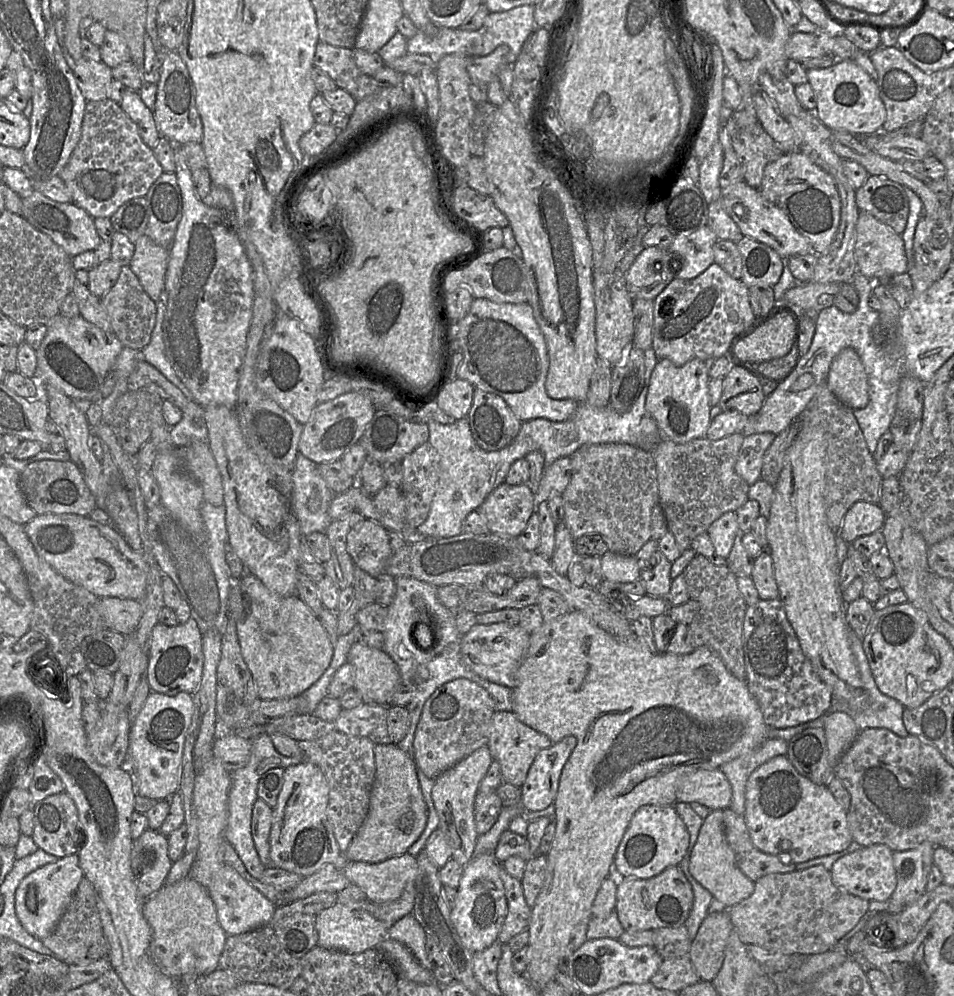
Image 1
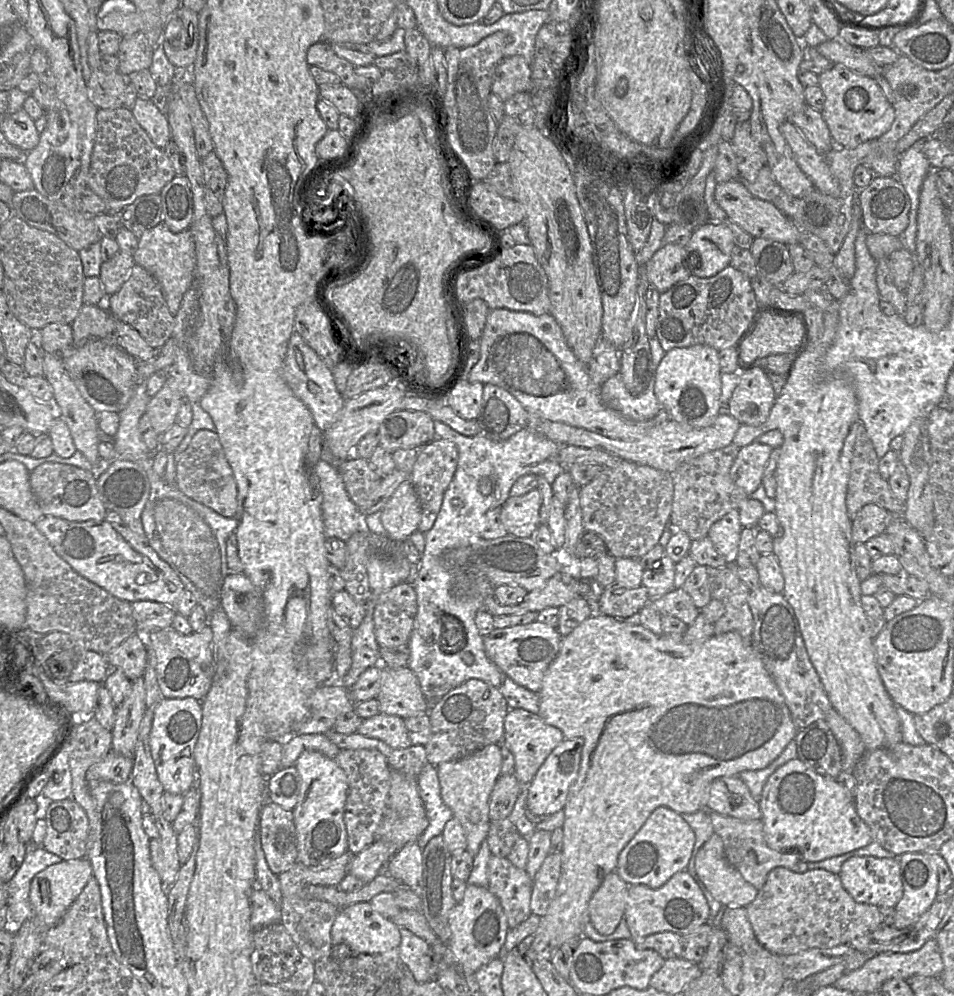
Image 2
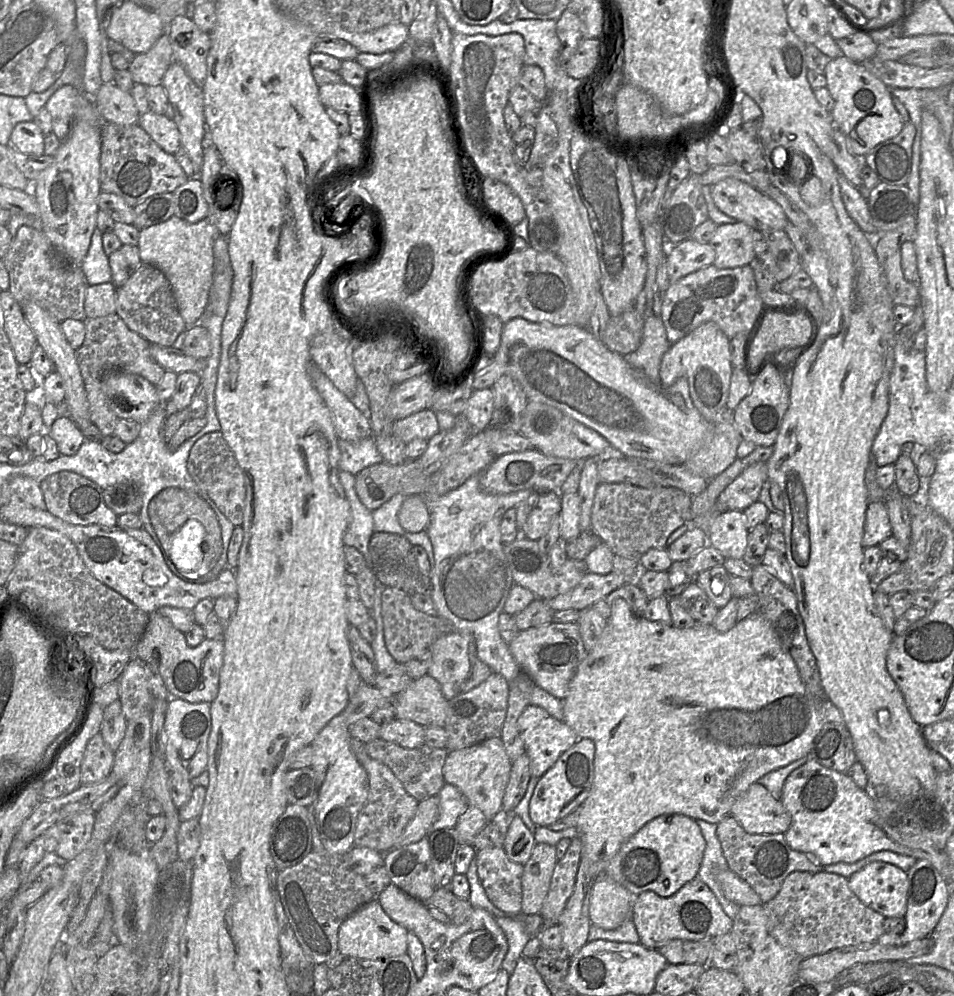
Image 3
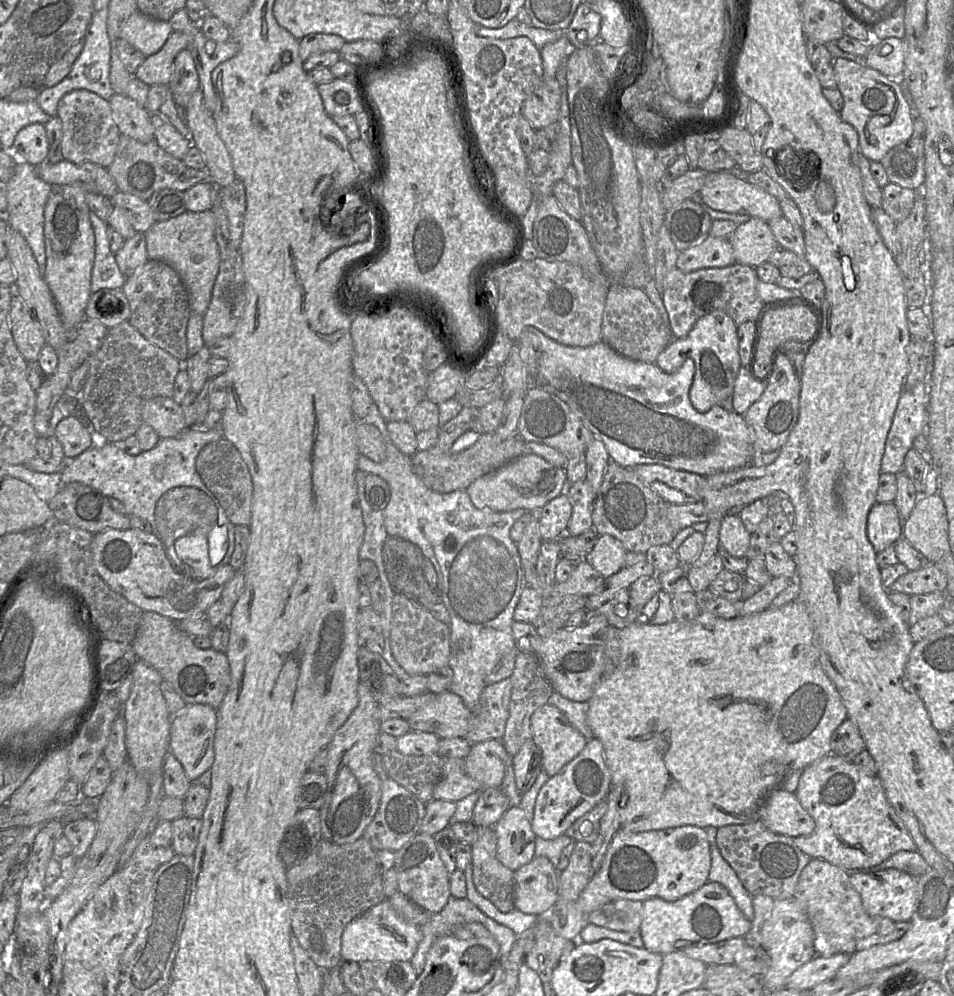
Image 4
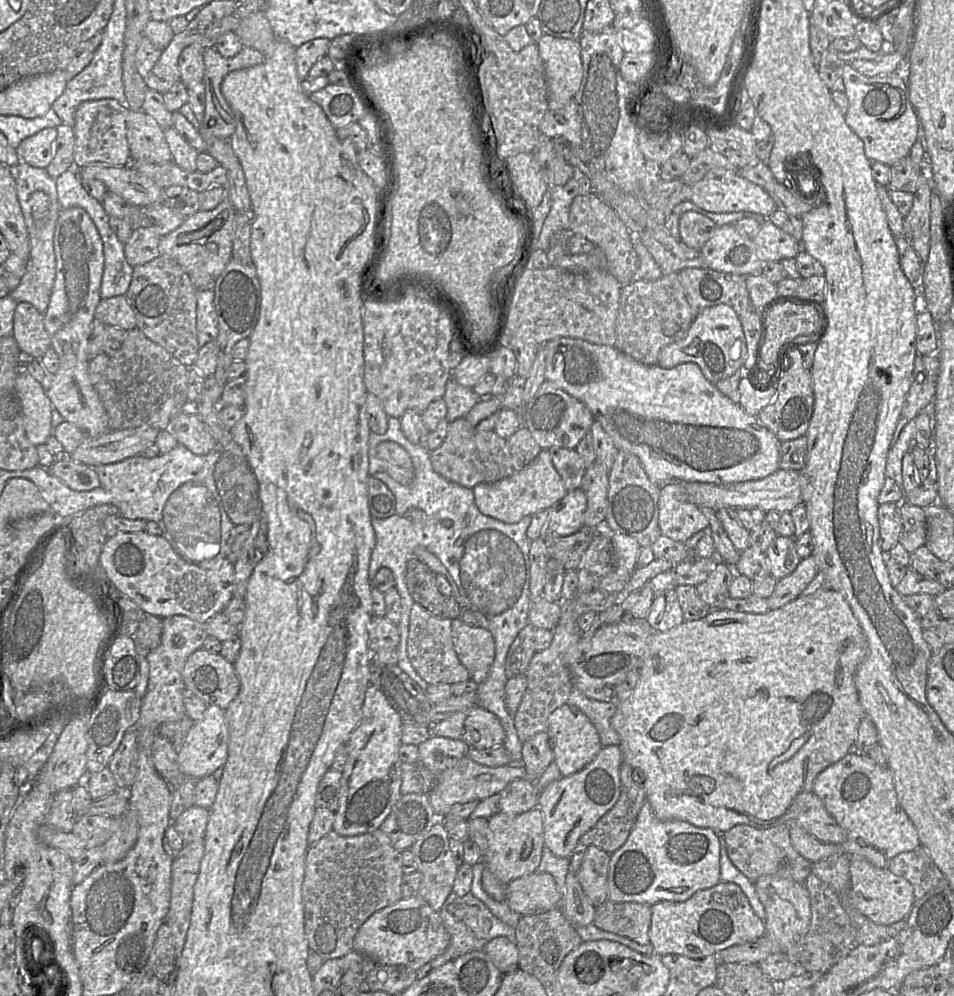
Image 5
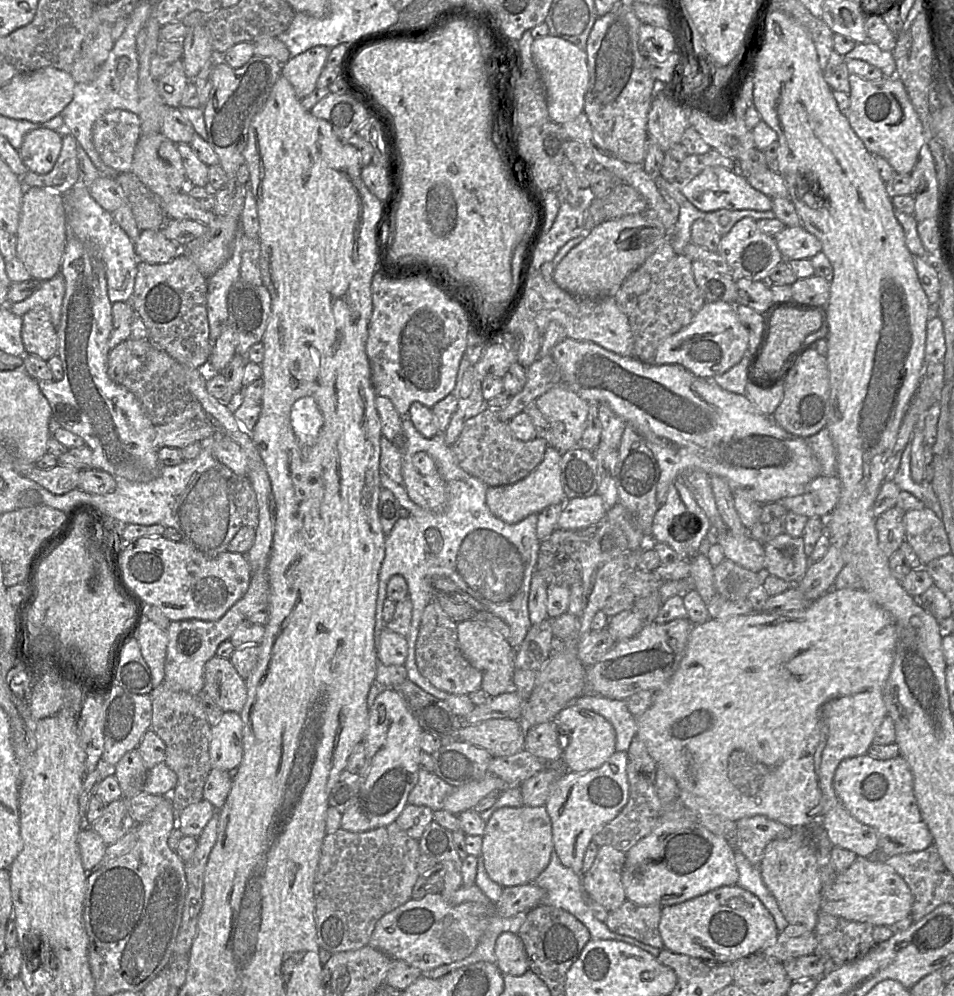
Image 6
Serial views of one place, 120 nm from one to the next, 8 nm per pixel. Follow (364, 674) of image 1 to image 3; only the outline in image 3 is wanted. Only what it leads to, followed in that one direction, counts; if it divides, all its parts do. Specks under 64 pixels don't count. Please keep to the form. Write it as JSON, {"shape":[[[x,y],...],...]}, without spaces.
{"shape":[[[424,675],[411,683],[393,698],[396,719],[416,722],[423,727],[444,727],[448,700],[440,683]]]}

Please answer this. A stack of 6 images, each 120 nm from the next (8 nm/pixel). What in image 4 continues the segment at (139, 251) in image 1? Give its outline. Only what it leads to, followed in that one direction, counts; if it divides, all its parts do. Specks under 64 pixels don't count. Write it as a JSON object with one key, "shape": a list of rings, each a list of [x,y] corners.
{"shape":[[[211,210],[185,211],[183,214],[159,221],[142,232],[150,260],[170,265],[182,280],[189,297],[191,313],[204,315],[212,297],[213,286],[219,271],[220,255],[215,239],[215,219]]]}

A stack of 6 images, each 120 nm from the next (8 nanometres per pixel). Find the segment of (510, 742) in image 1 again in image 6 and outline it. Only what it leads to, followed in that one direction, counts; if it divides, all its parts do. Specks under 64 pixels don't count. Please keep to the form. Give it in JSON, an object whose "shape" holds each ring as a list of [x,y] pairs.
{"shape":[[[569,704],[555,717],[563,739],[562,765],[570,772],[586,772],[602,766],[616,751],[616,734],[613,726],[604,717],[592,711]]]}

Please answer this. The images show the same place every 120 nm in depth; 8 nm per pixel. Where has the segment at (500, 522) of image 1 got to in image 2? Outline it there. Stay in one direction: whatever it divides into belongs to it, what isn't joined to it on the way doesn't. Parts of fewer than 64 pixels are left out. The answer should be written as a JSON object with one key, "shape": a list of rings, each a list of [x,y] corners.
{"shape":[[[537,489],[522,496],[510,496],[500,507],[500,519],[508,534],[530,537],[540,524],[541,495]]]}

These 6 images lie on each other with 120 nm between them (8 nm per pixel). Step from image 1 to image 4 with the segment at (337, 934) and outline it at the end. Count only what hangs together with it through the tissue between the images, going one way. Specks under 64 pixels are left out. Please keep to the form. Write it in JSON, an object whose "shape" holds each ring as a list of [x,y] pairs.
{"shape":[[[385,899],[345,926],[341,958],[343,961],[411,961],[421,938],[420,927],[404,920]]]}

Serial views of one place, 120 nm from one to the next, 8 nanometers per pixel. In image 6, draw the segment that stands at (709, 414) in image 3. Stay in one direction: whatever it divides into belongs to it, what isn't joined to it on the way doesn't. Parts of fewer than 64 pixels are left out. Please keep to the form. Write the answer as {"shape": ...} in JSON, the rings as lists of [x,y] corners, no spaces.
{"shape":[[[707,302],[688,325],[659,344],[654,362],[680,364],[697,376],[713,378],[741,361],[748,352],[749,341],[749,333],[739,320],[735,304]]]}

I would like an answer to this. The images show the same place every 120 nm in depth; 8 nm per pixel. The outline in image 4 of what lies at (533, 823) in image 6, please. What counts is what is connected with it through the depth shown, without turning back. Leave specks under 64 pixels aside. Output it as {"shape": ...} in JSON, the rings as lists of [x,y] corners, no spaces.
{"shape":[[[512,806],[495,824],[497,858],[512,871],[528,864],[535,857],[536,835],[520,806]]]}

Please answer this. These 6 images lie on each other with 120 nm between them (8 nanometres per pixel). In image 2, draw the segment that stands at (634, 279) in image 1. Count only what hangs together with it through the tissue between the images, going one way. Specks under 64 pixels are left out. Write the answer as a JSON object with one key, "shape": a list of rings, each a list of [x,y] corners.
{"shape":[[[663,244],[645,264],[646,276],[660,294],[691,276],[691,270],[687,267],[688,255],[685,246]]]}

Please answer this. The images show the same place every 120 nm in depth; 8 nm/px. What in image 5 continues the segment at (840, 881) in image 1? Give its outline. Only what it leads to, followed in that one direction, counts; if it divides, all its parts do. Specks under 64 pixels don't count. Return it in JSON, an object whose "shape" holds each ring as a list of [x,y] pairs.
{"shape":[[[851,857],[850,882],[848,903],[875,924],[889,927],[900,920],[907,919],[916,901],[910,882],[893,874],[889,868],[875,867],[862,858]]]}

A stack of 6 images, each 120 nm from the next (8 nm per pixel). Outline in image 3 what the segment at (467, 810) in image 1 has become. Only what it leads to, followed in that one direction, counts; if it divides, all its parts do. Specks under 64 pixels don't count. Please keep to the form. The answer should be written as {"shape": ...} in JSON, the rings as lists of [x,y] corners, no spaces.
{"shape":[[[491,738],[482,743],[448,753],[444,763],[445,782],[458,788],[470,806],[479,808],[490,822],[502,809],[502,800],[508,785],[512,762],[501,738]]]}

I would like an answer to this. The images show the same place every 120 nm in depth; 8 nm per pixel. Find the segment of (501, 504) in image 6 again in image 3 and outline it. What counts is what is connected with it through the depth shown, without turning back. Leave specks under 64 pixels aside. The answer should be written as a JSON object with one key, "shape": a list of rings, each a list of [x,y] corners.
{"shape":[[[533,448],[522,452],[506,453],[488,466],[479,476],[480,487],[489,494],[506,494],[522,490],[539,494],[558,491],[571,471],[581,462],[547,456]]]}

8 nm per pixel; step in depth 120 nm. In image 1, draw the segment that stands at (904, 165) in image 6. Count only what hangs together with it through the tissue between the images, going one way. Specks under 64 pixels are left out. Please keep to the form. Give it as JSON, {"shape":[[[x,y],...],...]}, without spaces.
{"shape":[[[845,59],[827,68],[807,71],[817,106],[818,119],[831,131],[848,132],[854,136],[869,136],[882,131],[886,108],[880,97],[876,81],[852,59]]]}

